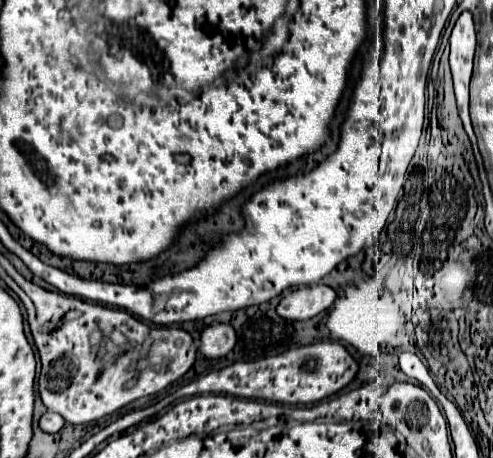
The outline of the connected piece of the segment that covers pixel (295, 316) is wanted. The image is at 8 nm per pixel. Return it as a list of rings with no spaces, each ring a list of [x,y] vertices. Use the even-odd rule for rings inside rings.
[[[301,285],[291,289],[277,305],[277,313],[283,319],[305,321],[331,307],[335,291],[327,285]]]

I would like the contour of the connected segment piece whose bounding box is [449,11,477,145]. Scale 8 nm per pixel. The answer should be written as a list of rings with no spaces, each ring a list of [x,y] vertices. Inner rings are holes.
[[[463,11],[453,27],[451,33],[451,71],[453,71],[453,83],[455,83],[455,95],[457,95],[457,107],[465,125],[465,131],[469,133],[471,143],[475,145],[475,133],[471,127],[471,117],[469,117],[469,79],[471,71],[469,69],[469,47],[477,47],[477,35],[475,35],[475,25],[473,25],[473,15],[471,11]]]

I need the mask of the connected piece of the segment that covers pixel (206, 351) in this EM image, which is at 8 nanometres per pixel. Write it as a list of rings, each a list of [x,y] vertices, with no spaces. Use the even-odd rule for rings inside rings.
[[[213,323],[201,333],[201,353],[205,357],[225,357],[237,343],[237,333],[229,323]]]

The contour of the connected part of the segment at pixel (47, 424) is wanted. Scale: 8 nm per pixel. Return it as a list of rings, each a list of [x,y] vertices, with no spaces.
[[[47,411],[41,419],[39,419],[39,427],[45,431],[45,433],[57,433],[61,427],[63,427],[63,417],[53,413],[53,411]]]

